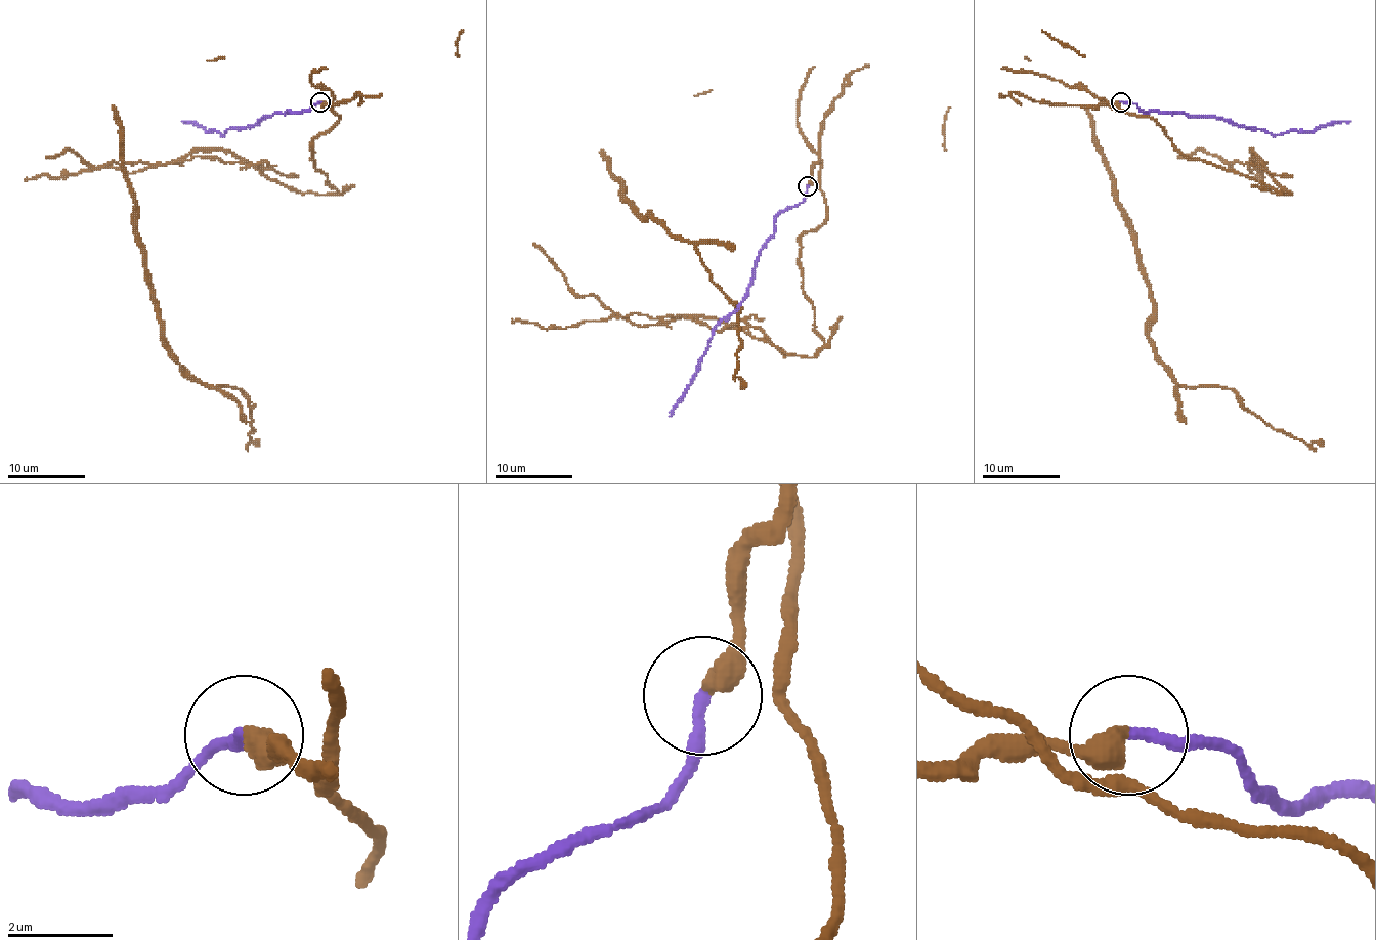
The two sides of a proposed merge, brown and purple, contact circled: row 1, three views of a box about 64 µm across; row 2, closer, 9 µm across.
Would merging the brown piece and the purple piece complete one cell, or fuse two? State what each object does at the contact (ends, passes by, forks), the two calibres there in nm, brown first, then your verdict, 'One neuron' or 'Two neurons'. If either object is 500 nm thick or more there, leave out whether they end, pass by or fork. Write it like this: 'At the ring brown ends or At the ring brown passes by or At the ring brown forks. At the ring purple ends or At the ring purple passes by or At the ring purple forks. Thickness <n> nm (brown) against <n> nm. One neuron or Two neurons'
At the ring brown passes by. At the ring purple ends. Thickness 340 nm (brown) against 240 nm. Two neurons

